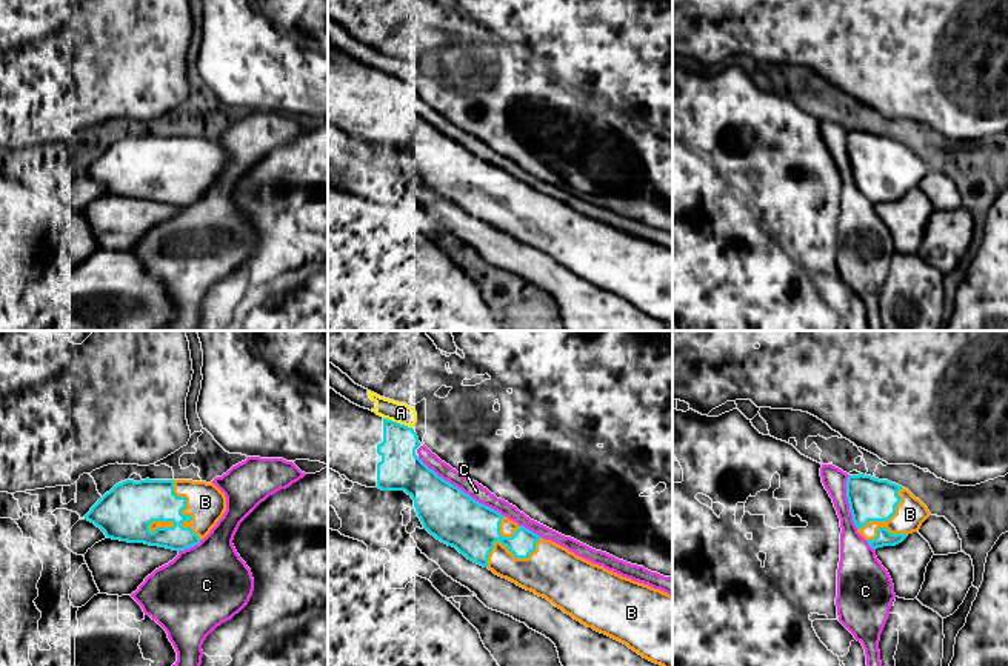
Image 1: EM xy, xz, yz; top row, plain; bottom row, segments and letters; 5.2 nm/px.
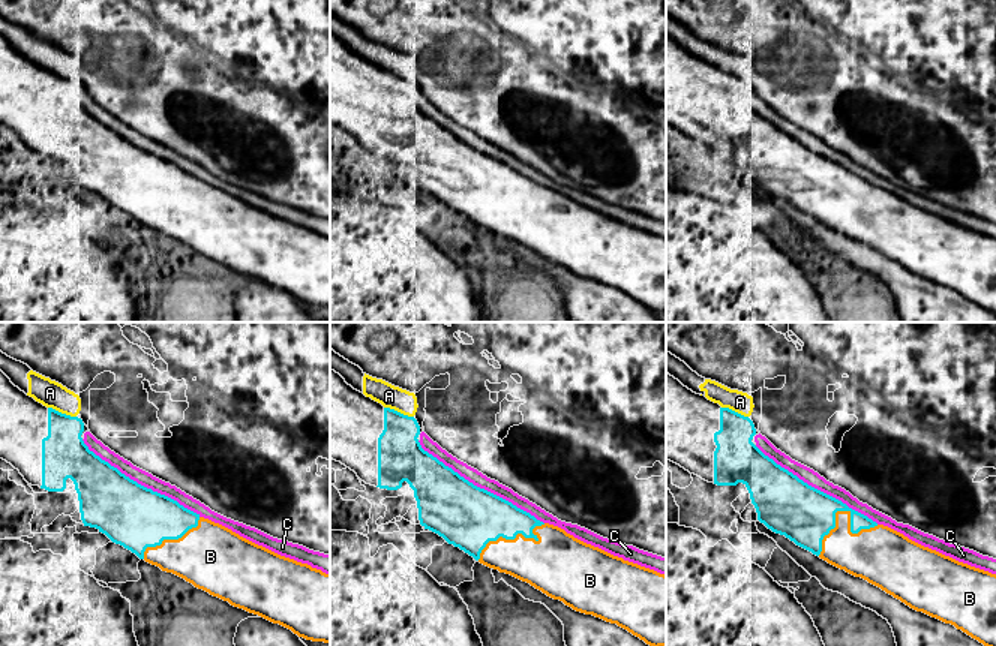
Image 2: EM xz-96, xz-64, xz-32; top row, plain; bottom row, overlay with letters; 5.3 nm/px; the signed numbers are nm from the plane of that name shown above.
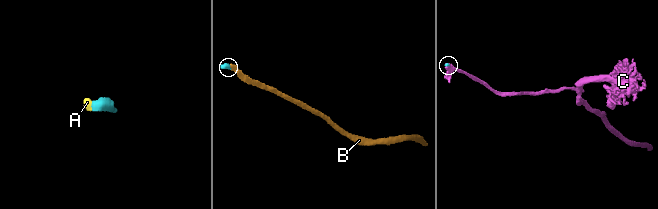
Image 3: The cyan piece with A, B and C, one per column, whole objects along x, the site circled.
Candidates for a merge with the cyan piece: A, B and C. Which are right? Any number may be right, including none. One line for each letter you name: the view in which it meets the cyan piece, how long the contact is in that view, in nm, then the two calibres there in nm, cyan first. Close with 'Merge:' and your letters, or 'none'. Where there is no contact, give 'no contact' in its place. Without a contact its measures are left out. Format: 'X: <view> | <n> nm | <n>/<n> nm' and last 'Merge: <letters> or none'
B: xy | 340 nm | 240/200 nm
Merge: B

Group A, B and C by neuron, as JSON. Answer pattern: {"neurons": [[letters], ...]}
{"neurons": [["A", "C"], ["B"]]}

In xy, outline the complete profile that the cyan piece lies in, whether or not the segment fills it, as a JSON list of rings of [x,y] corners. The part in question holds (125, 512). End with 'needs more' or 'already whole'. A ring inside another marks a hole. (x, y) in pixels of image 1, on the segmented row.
[[[125,480],[106,492],[85,515],[108,538],[185,551],[199,544],[226,511],[225,494],[211,481]]] | needs more

